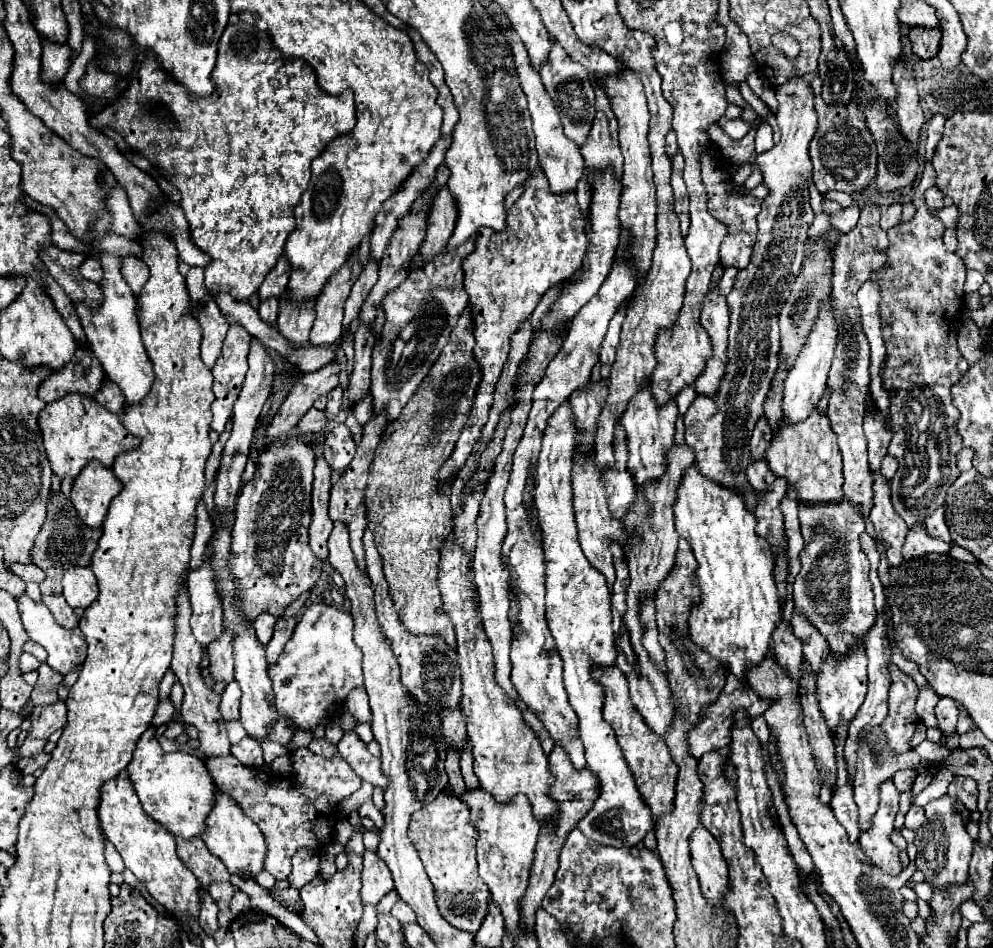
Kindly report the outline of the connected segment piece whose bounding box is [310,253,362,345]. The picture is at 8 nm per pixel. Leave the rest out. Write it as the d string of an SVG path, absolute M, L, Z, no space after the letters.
M354 253L352 259L336 275L332 275L332 279L328 279L328 287L324 287L324 295L320 295L320 299L316 299L316 319L314 319L314 325L312 325L312 331L310 331L310 343L312 345L330 345L342 335L344 301L350 295L350 289L352 289L354 281L358 279L360 271L362 271L362 267L360 267L356 253Z

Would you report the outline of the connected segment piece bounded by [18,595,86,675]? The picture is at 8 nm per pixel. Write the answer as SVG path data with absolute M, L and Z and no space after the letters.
M22 595L22 597L18 599L18 611L20 611L20 615L22 615L22 625L24 625L26 633L28 633L28 637L30 637L32 641L40 643L40 645L48 651L46 663L48 663L54 671L58 671L60 675L68 675L70 671L76 671L76 669L84 663L84 659L86 659L86 643L84 643L84 635L80 635L78 629L68 631L68 629L60 627L60 625L54 621L54 617L52 617L52 613L48 611L48 607L46 607L44 603L34 603L28 595Z

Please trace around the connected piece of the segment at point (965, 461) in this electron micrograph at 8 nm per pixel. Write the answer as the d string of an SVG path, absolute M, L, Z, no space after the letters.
M964 447L960 453L958 453L958 469L960 471L968 471L968 469L972 469L972 459L974 459L974 449L970 449L970 447Z

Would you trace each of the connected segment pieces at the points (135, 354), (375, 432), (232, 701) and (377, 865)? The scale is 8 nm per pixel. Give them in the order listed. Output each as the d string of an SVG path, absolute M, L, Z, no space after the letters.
M100 253L100 261L102 261L102 269L104 269L104 277L100 281L100 287L104 293L104 303L96 311L92 311L84 305L76 305L76 311L82 321L88 347L102 363L106 379L110 383L118 385L118 389L122 391L122 395L126 399L126 405L136 405L150 393L152 383L154 383L154 369L152 369L152 363L146 355L146 349L144 349L144 343L140 337L140 323L138 323L138 315L136 315L136 297L132 295L130 287L126 285L124 277L120 275L120 259L110 253Z
M370 419L364 425L362 441L356 447L356 455L354 455L350 467L340 475L340 479L332 485L332 491L330 491L330 517L348 527L350 546L362 573L366 573L365 551L362 547L362 535L366 530L366 521L364 521L364 501L362 501L362 497L364 497L364 487L366 487L366 479L368 479L368 465L372 461L374 449L378 445L378 439L380 439L384 427L386 427L384 419Z
M236 681L228 683L222 693L222 699L220 699L220 715L222 715L224 723L240 719L240 715L238 715L240 713L240 697L242 697L240 685Z
M374 849L364 851L364 869L362 869L362 905L378 905L380 899L394 889L392 875L382 859L374 855Z

